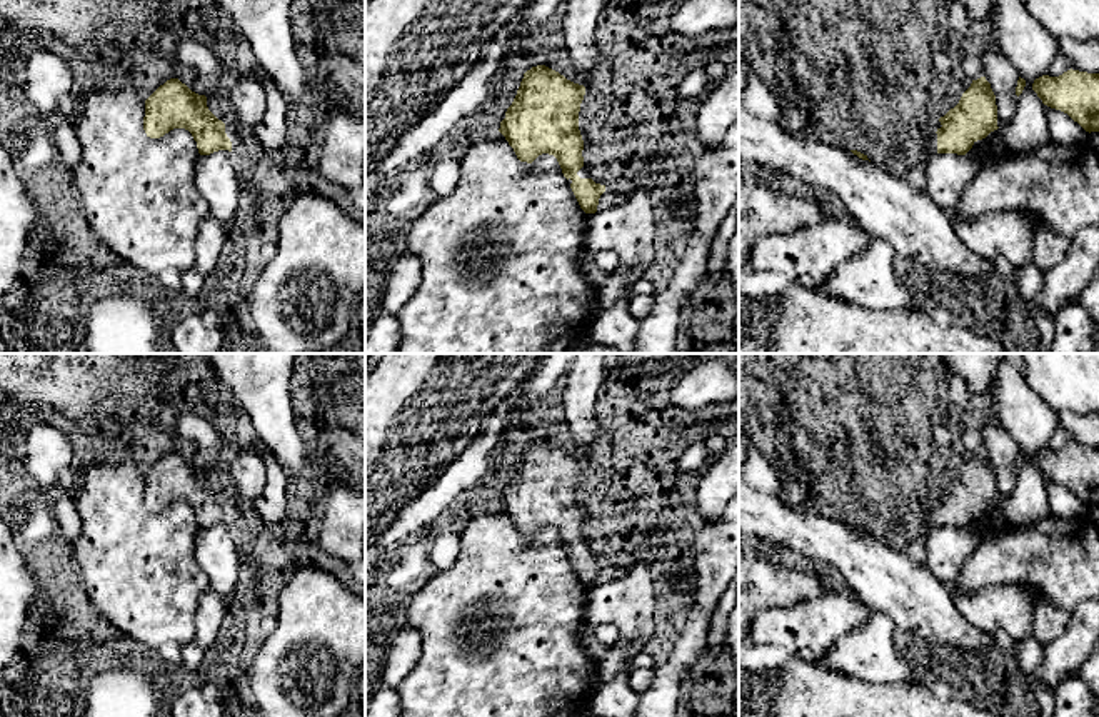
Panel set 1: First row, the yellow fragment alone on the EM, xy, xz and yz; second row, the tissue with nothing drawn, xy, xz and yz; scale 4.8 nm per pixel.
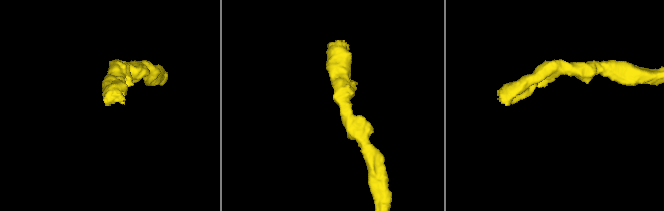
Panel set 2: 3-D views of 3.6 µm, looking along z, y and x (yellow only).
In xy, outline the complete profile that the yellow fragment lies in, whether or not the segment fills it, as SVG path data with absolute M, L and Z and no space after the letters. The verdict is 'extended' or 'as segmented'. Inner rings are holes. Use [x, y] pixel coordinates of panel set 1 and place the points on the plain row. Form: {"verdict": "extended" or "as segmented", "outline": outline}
{"verdict": "as segmented", "outline": "M170 452L145 474L143 504L160 512L173 502L185 502L197 515L200 529L232 525L225 497L207 480L207 470L192 465L178 452Z"}

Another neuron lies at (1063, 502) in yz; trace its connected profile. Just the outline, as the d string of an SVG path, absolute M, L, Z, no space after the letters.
M1046 480L1046 490L1049 499L1051 514L1064 520L1082 519L1089 515L1089 505L1086 505L1067 487Z

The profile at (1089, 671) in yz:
M1099 642L1092 654L1081 665L1079 675L1099 699Z

